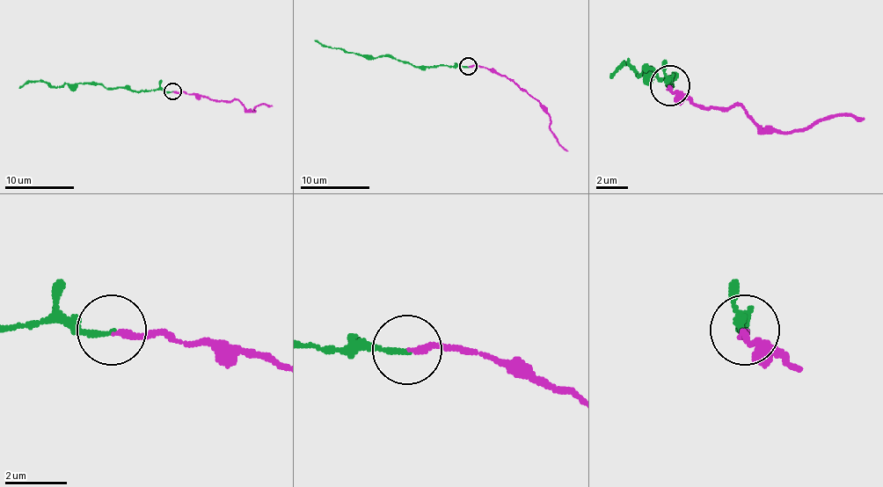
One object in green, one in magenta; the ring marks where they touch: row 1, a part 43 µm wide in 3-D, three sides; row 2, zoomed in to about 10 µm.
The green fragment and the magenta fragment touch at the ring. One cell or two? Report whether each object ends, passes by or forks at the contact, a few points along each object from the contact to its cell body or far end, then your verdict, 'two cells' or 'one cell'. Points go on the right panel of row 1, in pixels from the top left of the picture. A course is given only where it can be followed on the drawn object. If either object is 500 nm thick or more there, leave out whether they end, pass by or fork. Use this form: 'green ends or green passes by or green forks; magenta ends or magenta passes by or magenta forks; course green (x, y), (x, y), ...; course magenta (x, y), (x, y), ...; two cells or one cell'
green ends; magenta ends; course green (671, 84), (667, 84), (671, 76), (646, 69), (651, 69), (638, 72), (623, 64), (611, 76); course magenta (671, 89), (667, 89), (703, 108), (739, 105), (758, 124), (783, 132), (810, 128), (835, 116), (862, 120); one cell

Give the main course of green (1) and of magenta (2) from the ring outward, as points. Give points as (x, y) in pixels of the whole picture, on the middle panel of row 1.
1: (467, 67), (413, 67), (389, 56), (364, 58), (354, 53), (321, 46), (314, 40)
2: (467, 67), (479, 65), (492, 69), (514, 81), (549, 115), (549, 127), (554, 138), (568, 150)

